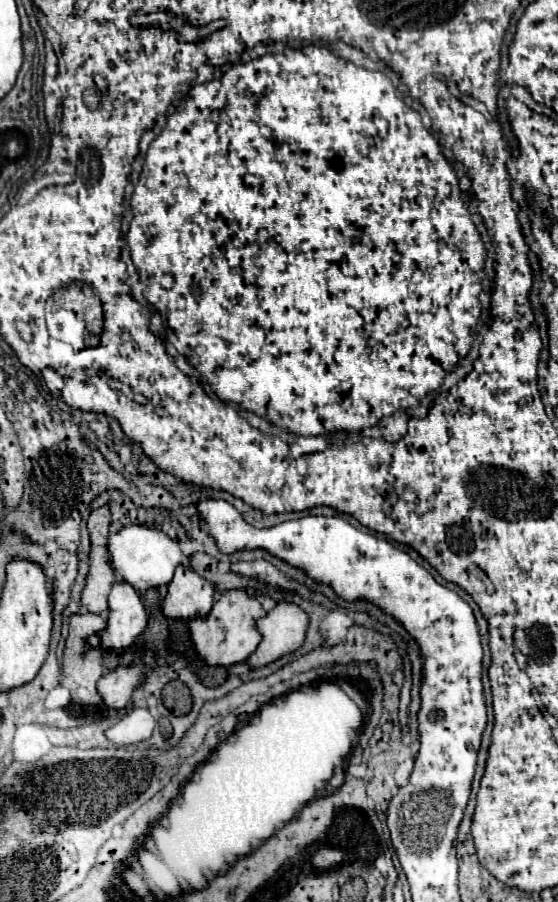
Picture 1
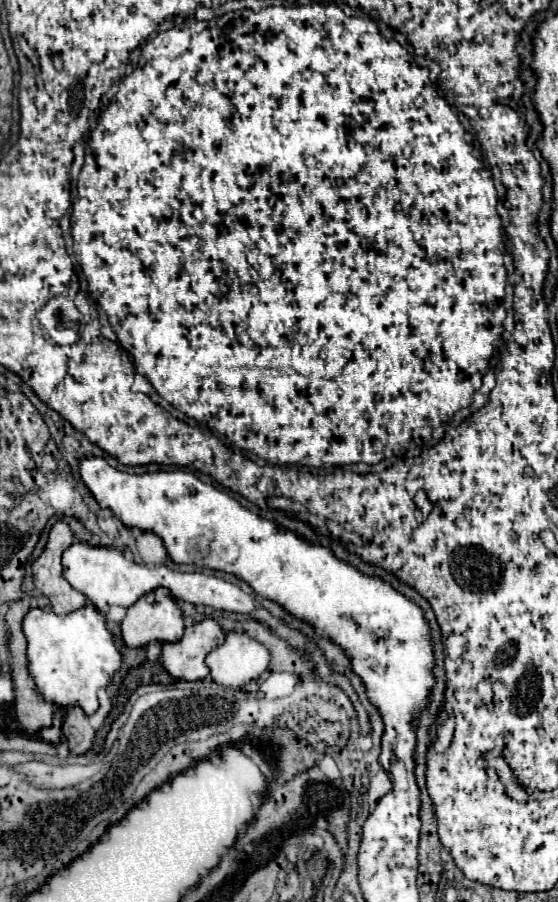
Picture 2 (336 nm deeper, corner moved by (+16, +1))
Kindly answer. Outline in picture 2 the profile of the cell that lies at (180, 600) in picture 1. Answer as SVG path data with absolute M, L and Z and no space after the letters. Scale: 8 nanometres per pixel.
M158 587L154 589L152 593L140 597L132 607L128 607L128 613L126 613L126 619L122 621L122 637L126 641L126 645L130 647L144 647L148 645L150 641L178 641L180 637L184 635L184 615L182 615L182 609L178 607L178 601L176 597L164 589L164 587Z

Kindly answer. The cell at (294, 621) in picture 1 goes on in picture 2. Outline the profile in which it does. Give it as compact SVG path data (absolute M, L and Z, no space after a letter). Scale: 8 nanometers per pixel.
M232 631L226 641L206 657L210 675L218 685L240 689L252 679L258 679L270 663L270 651L248 637L246 633Z

